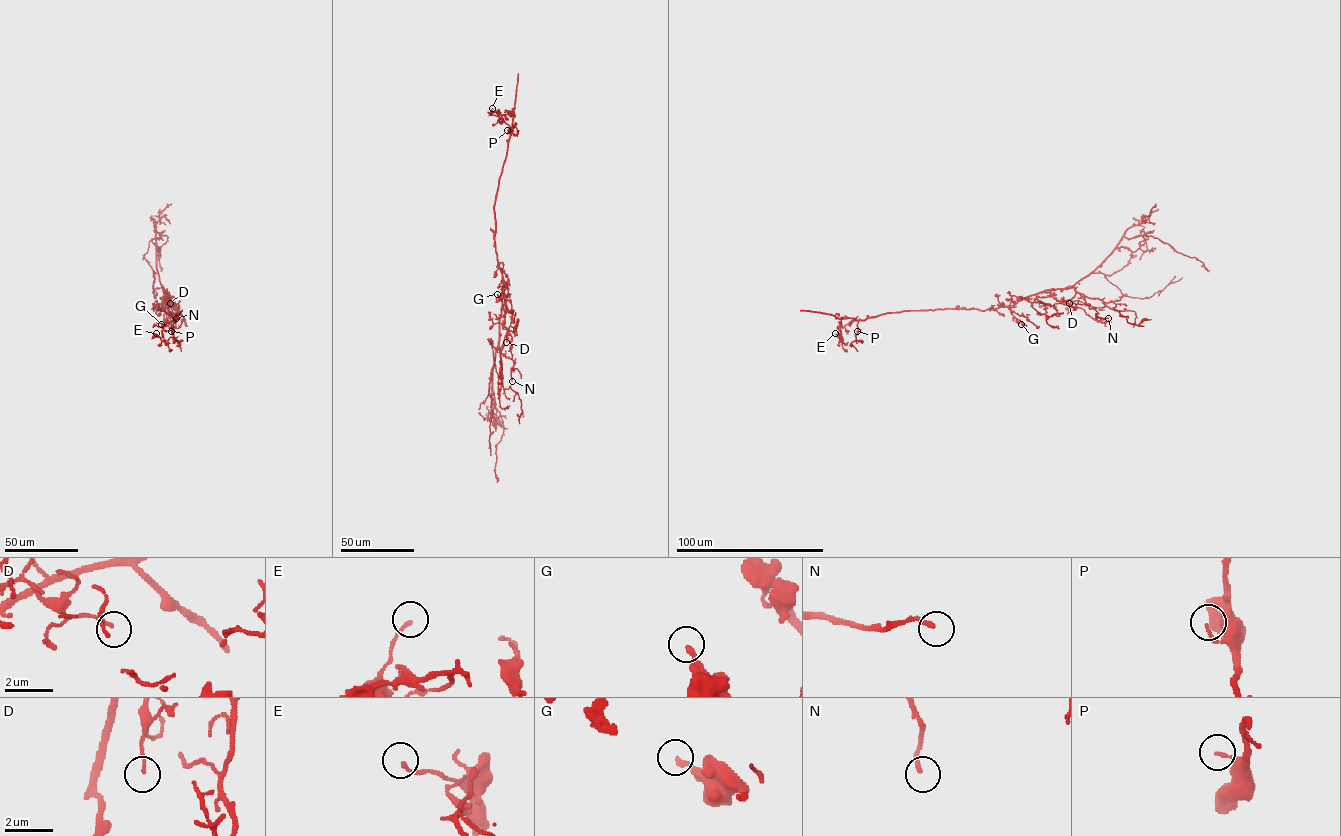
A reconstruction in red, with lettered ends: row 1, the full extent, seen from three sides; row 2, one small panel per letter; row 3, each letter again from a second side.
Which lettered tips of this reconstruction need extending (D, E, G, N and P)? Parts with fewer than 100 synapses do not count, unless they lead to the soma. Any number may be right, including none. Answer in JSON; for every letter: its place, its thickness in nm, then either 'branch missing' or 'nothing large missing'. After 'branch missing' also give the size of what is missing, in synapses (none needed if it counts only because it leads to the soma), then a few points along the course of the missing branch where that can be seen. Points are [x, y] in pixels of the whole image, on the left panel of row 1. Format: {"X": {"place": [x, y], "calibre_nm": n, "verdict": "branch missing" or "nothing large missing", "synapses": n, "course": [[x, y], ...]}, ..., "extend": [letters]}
{"D": {"place": [170, 303], "calibre_nm": 100, "verdict": "nothing large missing"}, "E": {"place": [156, 333], "calibre_nm": 140, "verdict": "nothing large missing"}, "G": {"place": [161, 324], "calibre_nm": 240, "verdict": "nothing large missing"}, "N": {"place": [176, 318], "calibre_nm": 160, "verdict": "nothing large missing"}, "P": {"place": [171, 331], "calibre_nm": 130, "verdict": "nothing large missing"}, "extend": []}

